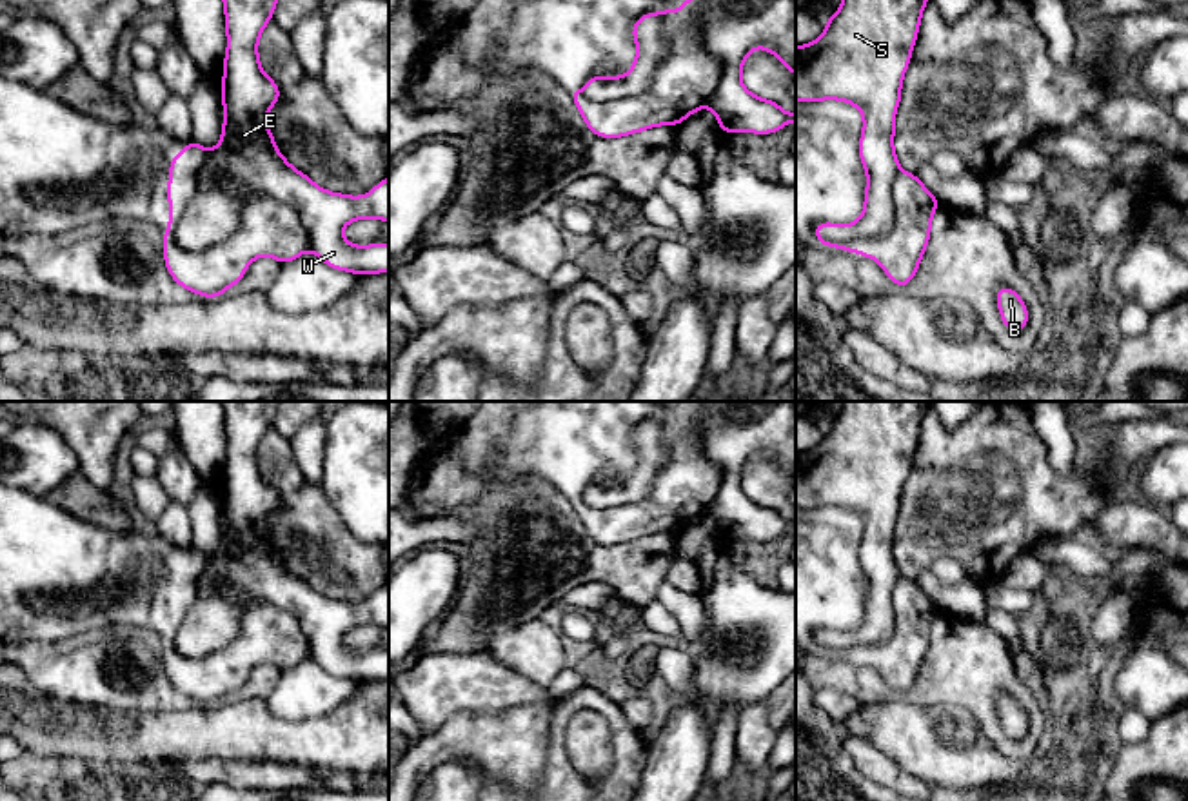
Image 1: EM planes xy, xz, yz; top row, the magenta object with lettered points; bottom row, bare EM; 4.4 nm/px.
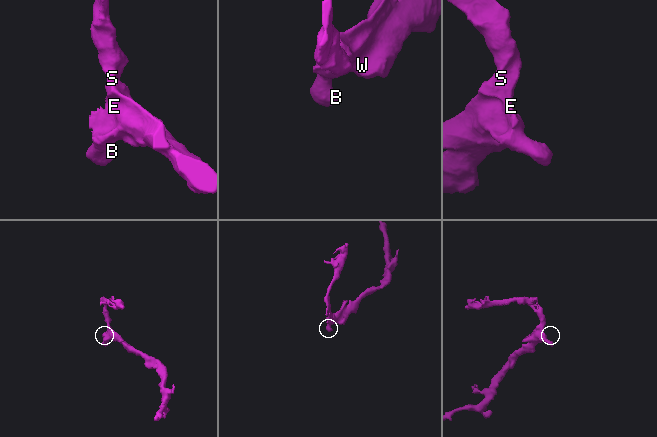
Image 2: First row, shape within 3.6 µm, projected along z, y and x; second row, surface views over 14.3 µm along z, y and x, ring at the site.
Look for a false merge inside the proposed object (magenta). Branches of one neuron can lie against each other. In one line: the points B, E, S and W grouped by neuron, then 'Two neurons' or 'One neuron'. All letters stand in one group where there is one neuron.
Groups: B / E S W. Two neurons

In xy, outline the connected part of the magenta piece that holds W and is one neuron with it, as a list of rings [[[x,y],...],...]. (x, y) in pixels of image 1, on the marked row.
[[[223,0],[227,49],[222,73],[222,107],[225,120],[218,145],[207,153],[198,194],[178,222],[176,242],[185,251],[203,251],[223,242],[240,227],[243,200],[225,191],[225,182],[231,180],[247,191],[289,205],[311,236],[311,251],[325,265],[356,276],[389,272],[389,243],[352,245],[343,236],[343,227],[356,220],[389,222],[389,176],[363,196],[331,193],[292,167],[276,149],[267,113],[280,100],[280,87],[262,71],[258,54],[262,31],[271,22],[276,4],[278,0]]]

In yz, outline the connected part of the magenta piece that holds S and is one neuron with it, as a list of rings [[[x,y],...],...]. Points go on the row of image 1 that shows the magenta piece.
[[[843,0],[827,18],[819,38],[796,47],[796,100],[837,100],[852,104],[863,116],[859,160],[866,173],[863,214],[854,223],[819,222],[817,243],[839,247],[857,240],[877,240],[894,227],[892,183],[899,171],[894,149],[896,111],[901,104],[903,76],[919,33],[928,0]]]

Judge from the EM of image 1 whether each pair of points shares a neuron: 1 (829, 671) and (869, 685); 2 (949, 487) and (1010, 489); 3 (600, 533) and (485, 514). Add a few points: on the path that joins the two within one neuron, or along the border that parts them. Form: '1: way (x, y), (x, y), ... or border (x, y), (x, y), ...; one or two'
1: way (838, 672), (860, 680); one
2: way (963, 487), (996, 489); one
3: border (562, 494), (582, 527), (596, 542), (627, 542); two

